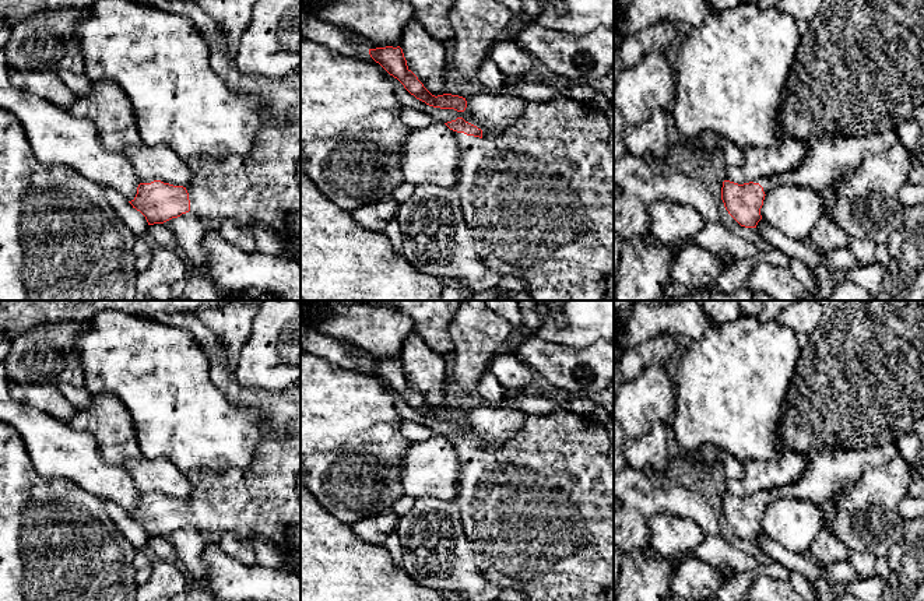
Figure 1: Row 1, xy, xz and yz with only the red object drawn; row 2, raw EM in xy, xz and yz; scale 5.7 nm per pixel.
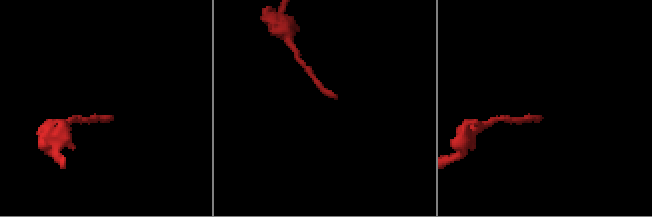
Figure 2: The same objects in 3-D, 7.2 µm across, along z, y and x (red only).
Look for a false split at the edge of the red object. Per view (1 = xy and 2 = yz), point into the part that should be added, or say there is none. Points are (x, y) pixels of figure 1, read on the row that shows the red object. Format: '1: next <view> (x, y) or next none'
1: next xy (262, 187)
2: next yz (829, 157)

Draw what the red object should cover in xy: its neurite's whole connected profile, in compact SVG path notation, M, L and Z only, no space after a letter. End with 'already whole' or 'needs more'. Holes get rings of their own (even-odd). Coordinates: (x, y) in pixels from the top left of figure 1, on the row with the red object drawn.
M289 124L285 127L270 126L259 133L250 154L232 154L225 158L193 157L186 159L192 173L192 179L186 187L154 179L141 180L136 197L129 203L145 217L148 225L164 224L192 211L201 219L224 221L231 218L246 226L259 222L289 239L301 235L301 187L295 178L295 169L299 161L301 124Z; needs more

